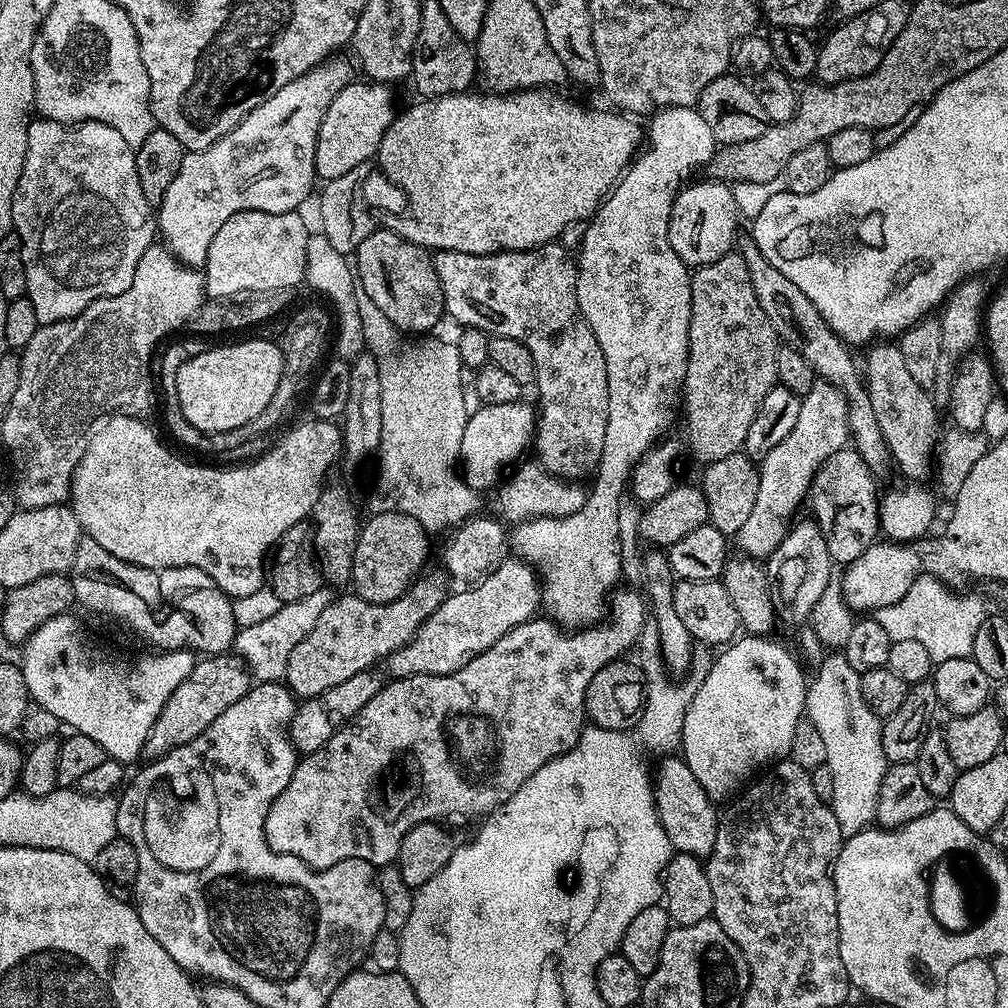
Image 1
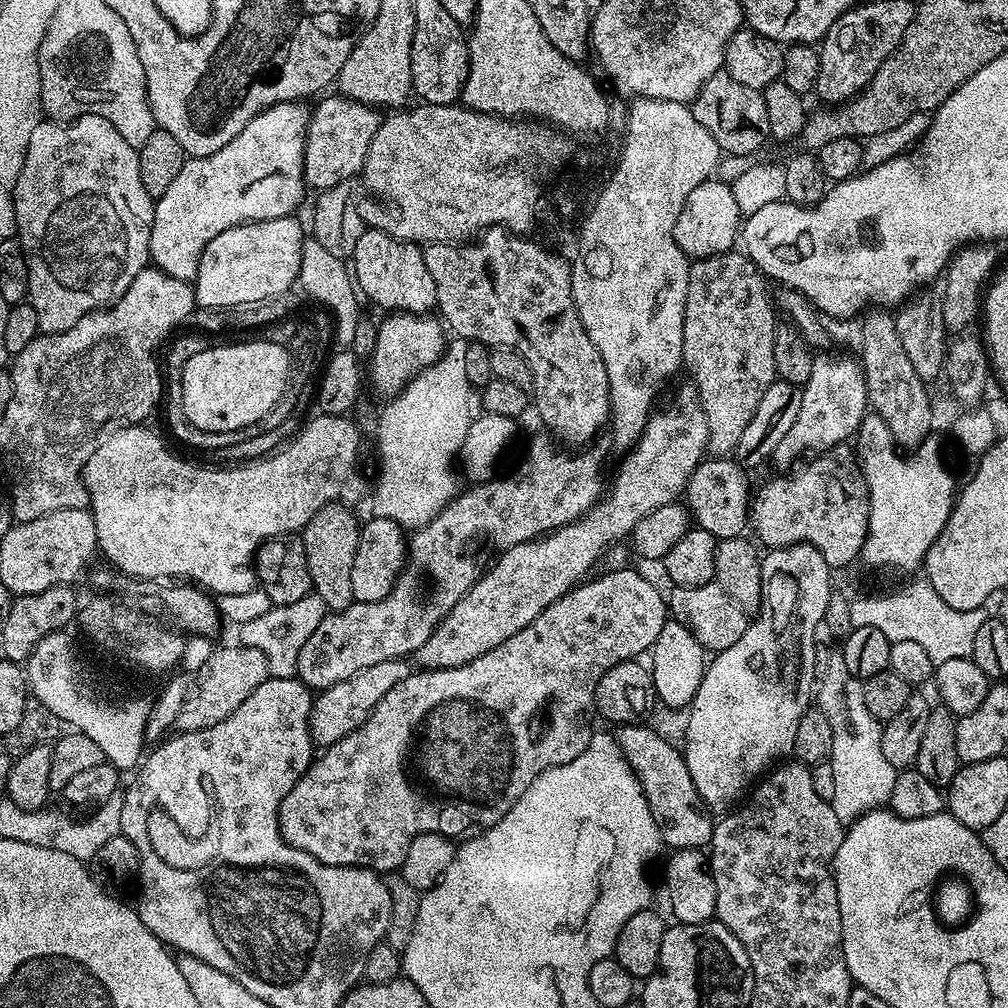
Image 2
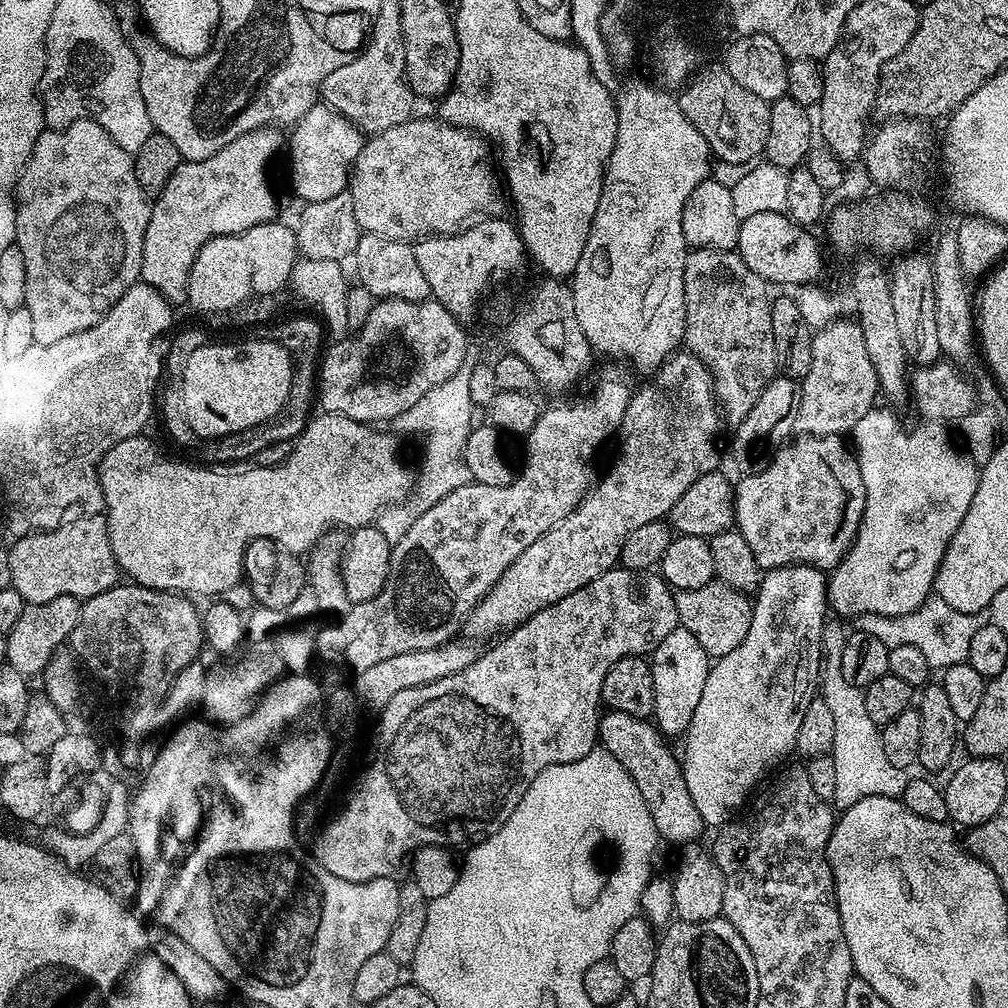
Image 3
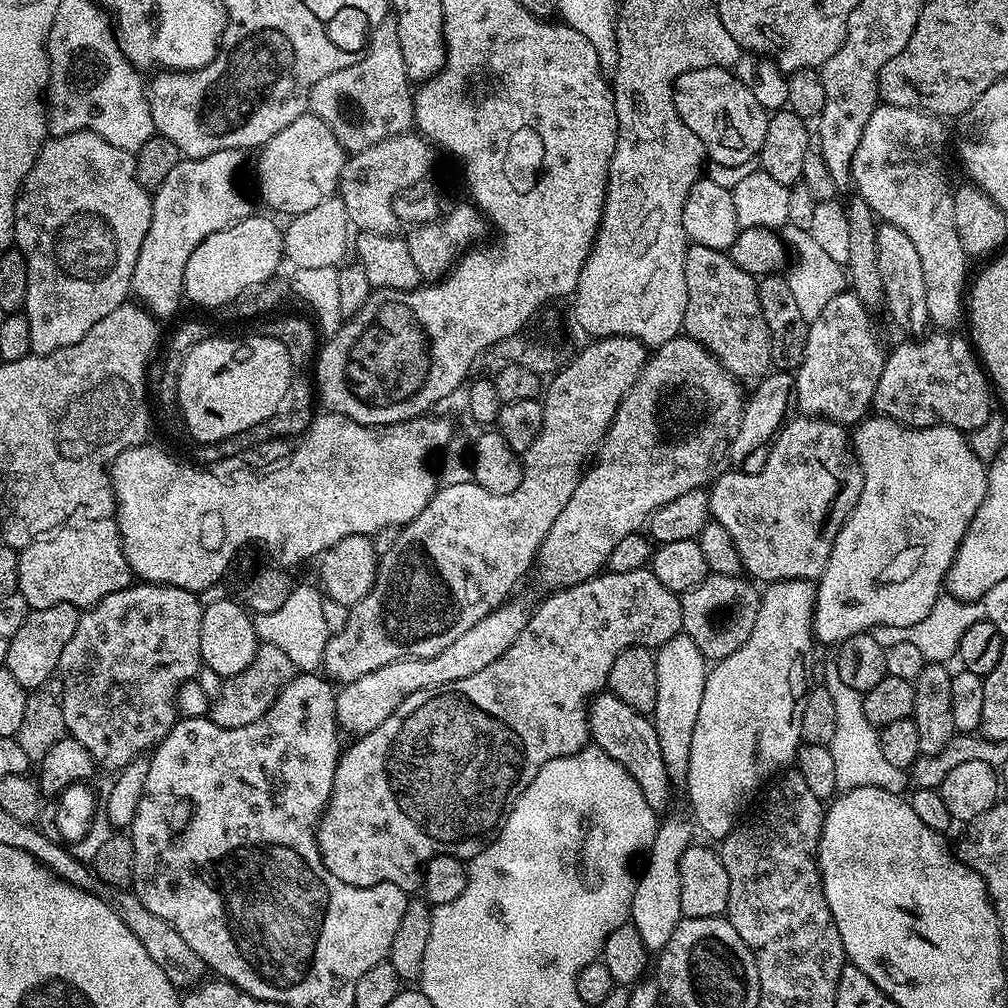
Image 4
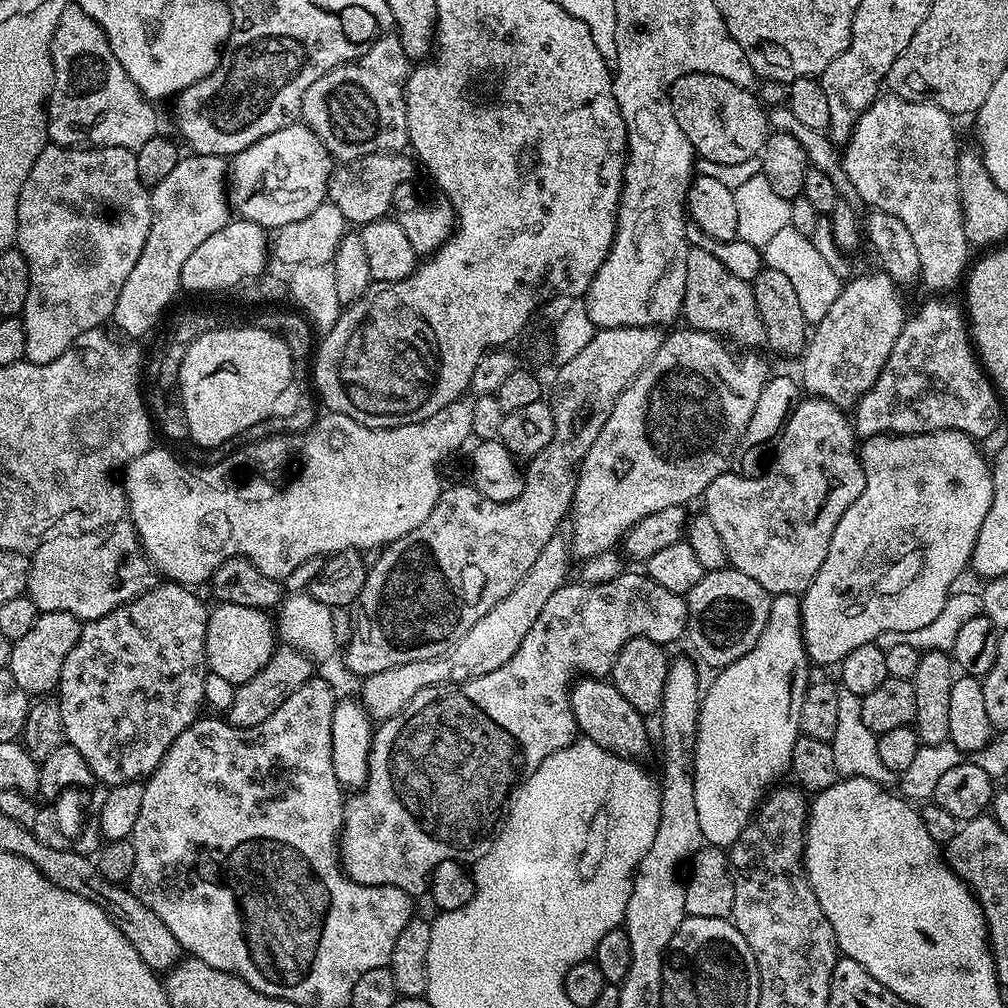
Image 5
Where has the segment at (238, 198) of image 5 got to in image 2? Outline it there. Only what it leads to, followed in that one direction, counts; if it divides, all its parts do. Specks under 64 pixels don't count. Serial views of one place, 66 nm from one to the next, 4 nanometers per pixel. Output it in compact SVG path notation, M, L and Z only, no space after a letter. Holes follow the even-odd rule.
M325 95L320 105L311 109L308 118L308 133L304 146L304 183L309 189L333 188L352 180L363 169L366 150L378 134L381 113L370 104L350 100L346 96Z

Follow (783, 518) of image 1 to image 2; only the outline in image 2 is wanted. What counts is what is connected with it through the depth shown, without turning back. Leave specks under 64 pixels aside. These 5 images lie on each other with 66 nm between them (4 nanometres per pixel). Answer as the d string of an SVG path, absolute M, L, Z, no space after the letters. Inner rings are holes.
M828 354L815 357L810 378L800 388L802 406L798 406L798 418L794 418L790 431L784 435L782 442L778 442L770 459L773 465L792 466L809 454L826 452L837 444L851 441L869 411L864 369L860 367L859 359L852 354L824 355Z

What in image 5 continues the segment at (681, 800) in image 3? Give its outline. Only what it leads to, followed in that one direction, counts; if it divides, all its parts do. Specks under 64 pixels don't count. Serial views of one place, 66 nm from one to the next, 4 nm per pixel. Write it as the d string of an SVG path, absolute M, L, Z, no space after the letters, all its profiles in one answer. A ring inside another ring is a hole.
M577 679L575 683L573 683L571 694L576 727L579 735L583 737L583 739L602 746L608 752L629 758L640 758L640 755L647 750L648 728L644 725L645 717L638 710L634 710L634 706L630 706L630 702L626 702L626 698L622 698L622 694L618 694L618 690L607 679Z

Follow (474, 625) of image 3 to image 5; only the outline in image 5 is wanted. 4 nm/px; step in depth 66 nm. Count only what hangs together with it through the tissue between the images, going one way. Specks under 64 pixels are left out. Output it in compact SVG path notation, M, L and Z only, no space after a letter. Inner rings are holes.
M687 326L680 327L672 330L677 330L677 332L669 331L665 335L662 346L658 346L654 358L650 358L650 362L633 378L630 386L626 386L626 390L622 390L618 402L614 402L614 410L610 410L610 418L606 418L606 426L602 426L598 438L594 438L594 446L590 446L586 458L580 463L570 509L570 524L572 520L570 552L573 557L580 556L581 561L588 560L594 554L613 551L623 541L626 533L639 520L646 518L646 514L666 510L666 506L674 506L675 504L688 506L695 496L696 499L703 497L710 482L714 482L714 478L718 478L723 472L729 471L732 452L736 449L736 444L746 430L746 422L750 422L750 414L754 414L754 405L758 402L758 394L762 394L762 386L766 386L770 369L768 369L767 362L759 356L761 354L759 351L744 350L739 353L741 356L735 356L731 352L733 349L721 337L715 336L712 332L700 332L696 328Z

